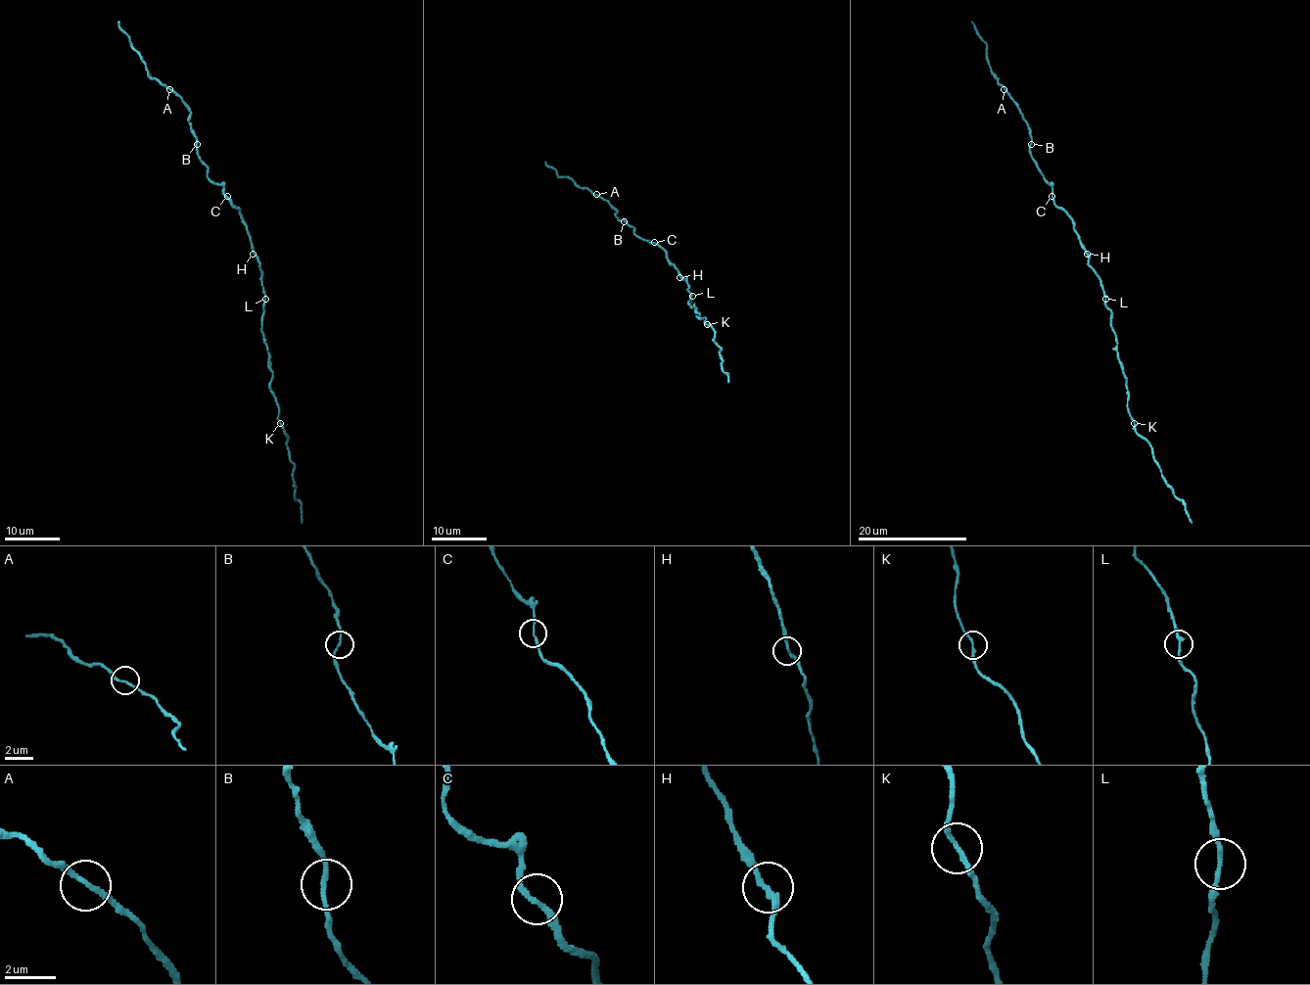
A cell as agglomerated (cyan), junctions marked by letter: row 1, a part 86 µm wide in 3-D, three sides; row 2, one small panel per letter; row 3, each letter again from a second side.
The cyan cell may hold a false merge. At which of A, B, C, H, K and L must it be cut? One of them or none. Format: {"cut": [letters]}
{"cut": ["K"]}

